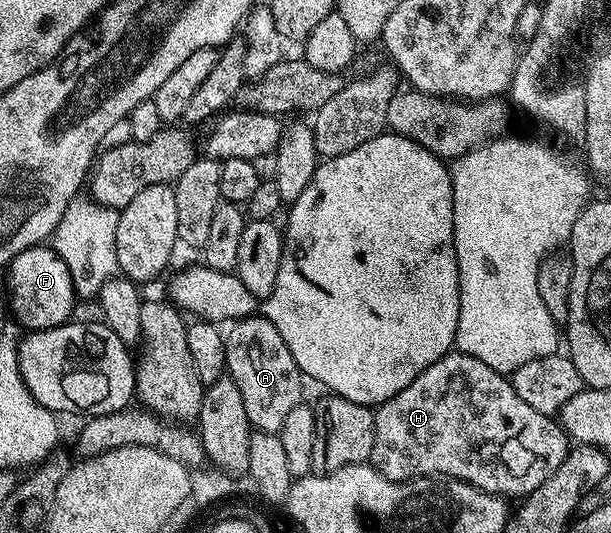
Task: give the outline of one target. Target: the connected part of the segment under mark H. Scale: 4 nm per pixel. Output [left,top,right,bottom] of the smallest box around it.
[370,351,569,499]

